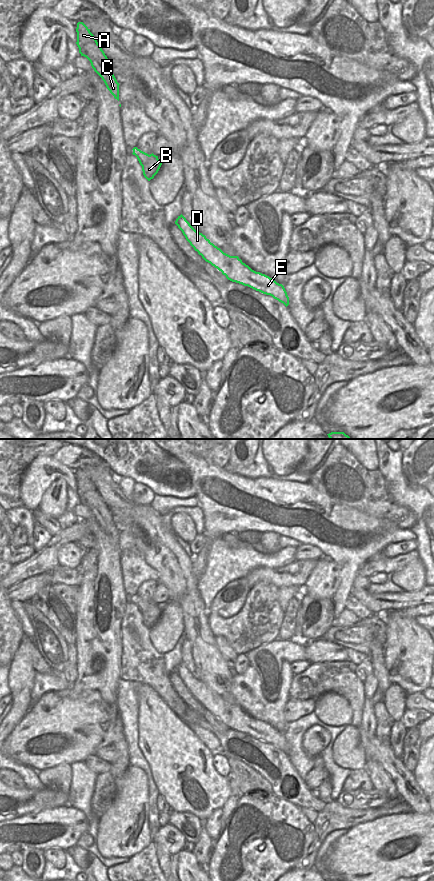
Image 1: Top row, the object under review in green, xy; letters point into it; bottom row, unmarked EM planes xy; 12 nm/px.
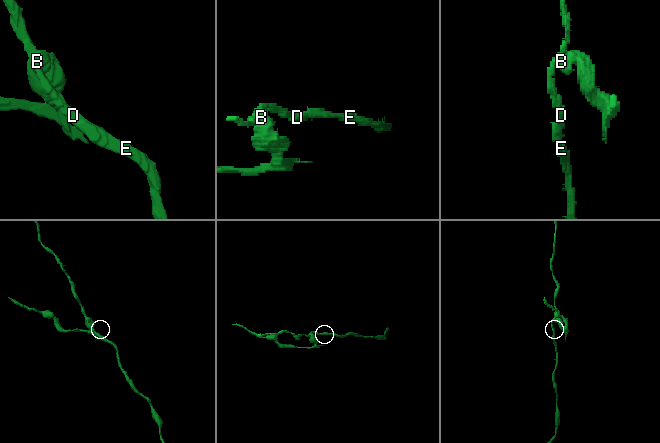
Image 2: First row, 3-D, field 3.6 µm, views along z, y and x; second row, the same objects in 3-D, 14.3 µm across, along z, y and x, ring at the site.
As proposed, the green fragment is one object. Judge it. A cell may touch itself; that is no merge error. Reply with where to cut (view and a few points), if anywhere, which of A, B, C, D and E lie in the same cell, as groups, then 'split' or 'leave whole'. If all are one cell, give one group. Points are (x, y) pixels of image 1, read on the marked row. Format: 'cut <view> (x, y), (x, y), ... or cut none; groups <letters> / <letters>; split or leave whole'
cut xy (150, 155), (142, 166); groups A C D E / B; split

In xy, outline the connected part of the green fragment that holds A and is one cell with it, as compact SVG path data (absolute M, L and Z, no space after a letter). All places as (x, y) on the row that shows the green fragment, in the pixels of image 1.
M77 23L77 46L81 56L86 57L94 71L102 78L107 89L119 101L119 83L117 82L109 59L98 44L90 29L83 23Z

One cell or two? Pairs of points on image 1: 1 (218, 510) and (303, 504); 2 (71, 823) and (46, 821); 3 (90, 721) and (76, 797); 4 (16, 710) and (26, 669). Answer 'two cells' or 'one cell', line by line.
1: one cell
2: one cell
3: two cells
4: one cell

